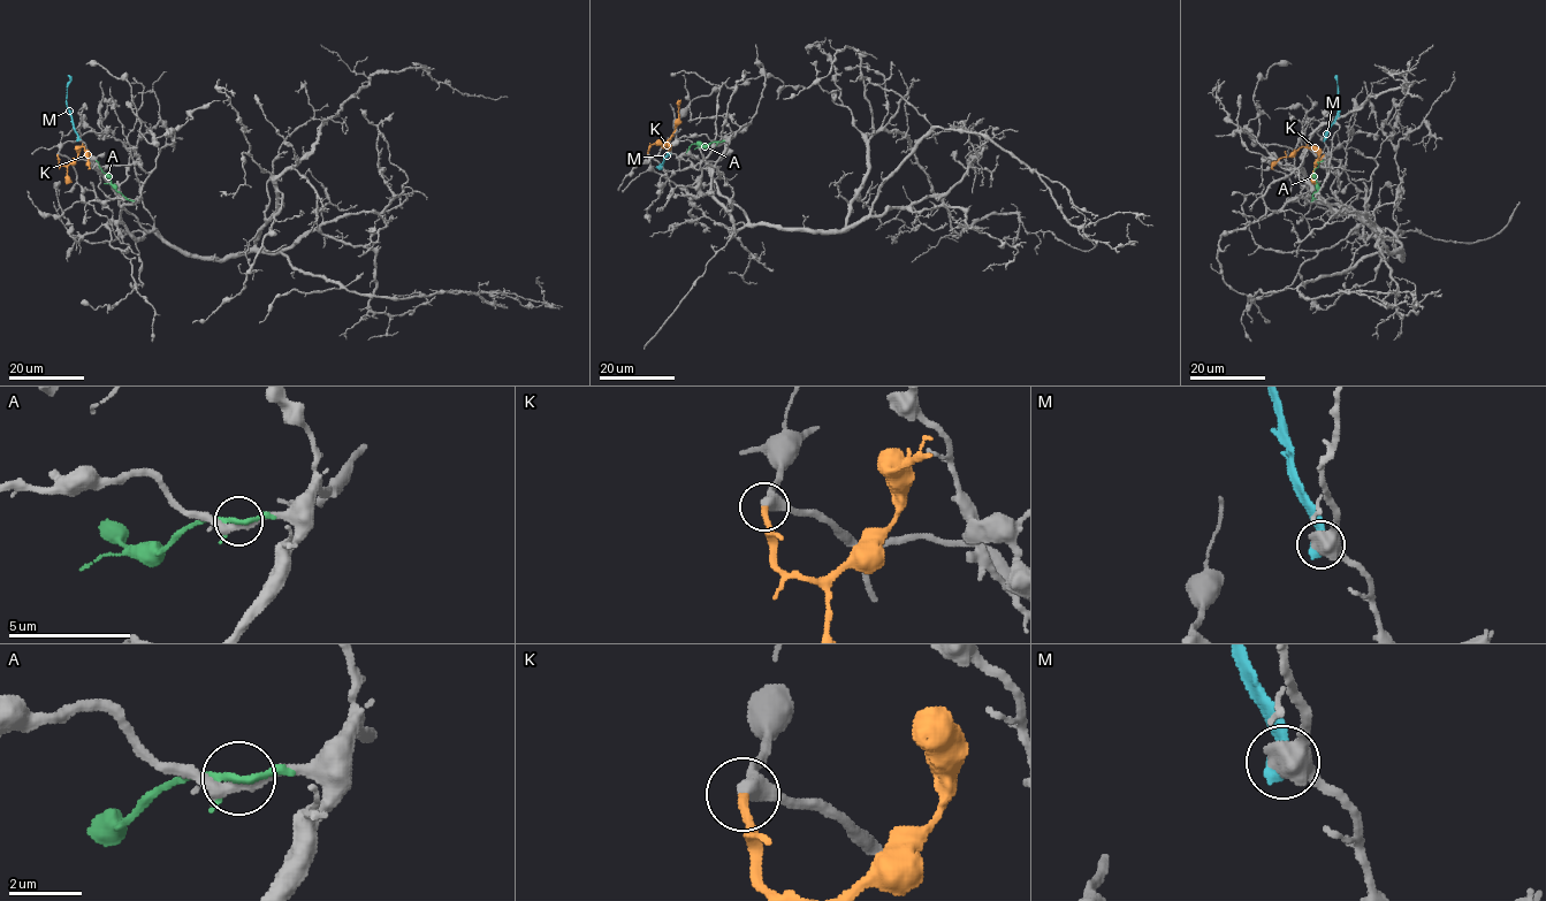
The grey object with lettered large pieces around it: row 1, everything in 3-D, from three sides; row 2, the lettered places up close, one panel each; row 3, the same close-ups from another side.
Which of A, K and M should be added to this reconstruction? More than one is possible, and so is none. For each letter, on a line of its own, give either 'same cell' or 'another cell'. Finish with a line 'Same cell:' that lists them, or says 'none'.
A: another cell
K: same cell
M: another cell
Same cell: K

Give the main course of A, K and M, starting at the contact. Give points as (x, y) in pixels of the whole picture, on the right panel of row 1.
A: (1312, 199), (1317, 190), (1315, 170), (1323, 160)
K: (1324, 154), (1316, 165), (1317, 153), (1301, 147), (1280, 158), (1271, 169)
M: (1324, 138), (1337, 113), (1335, 75)

